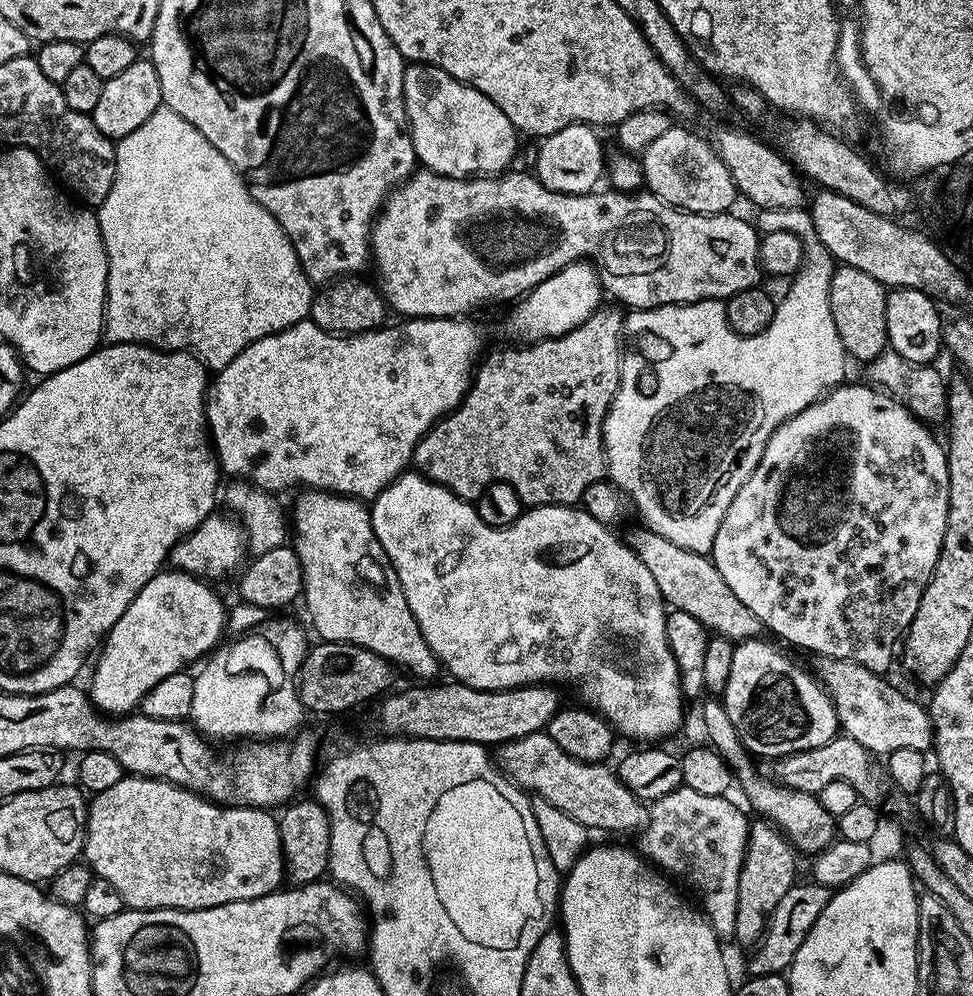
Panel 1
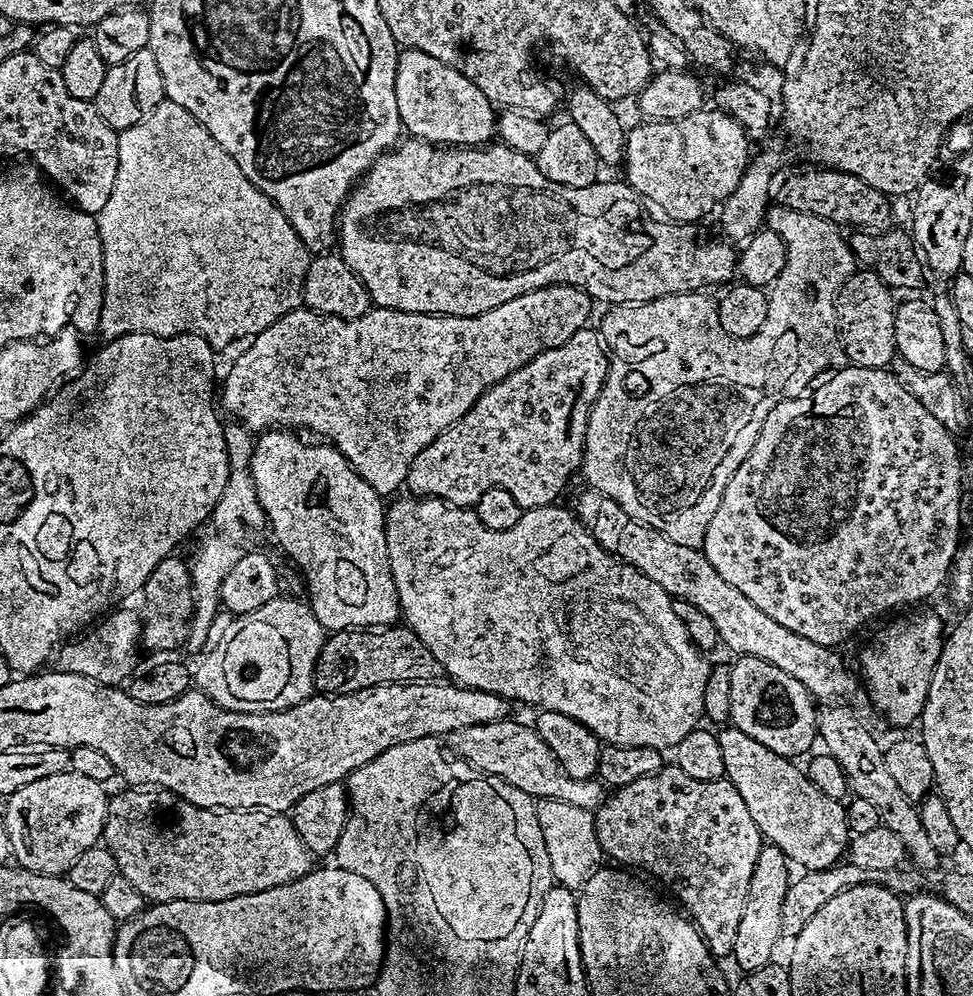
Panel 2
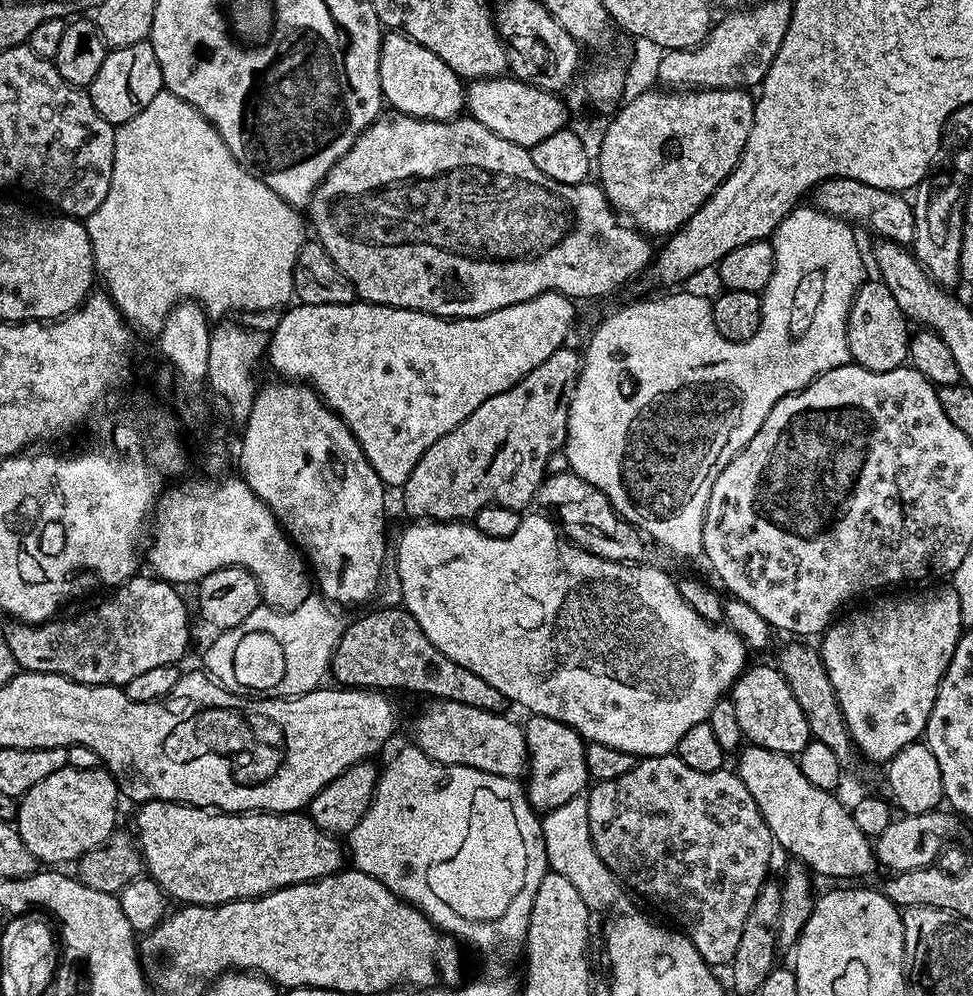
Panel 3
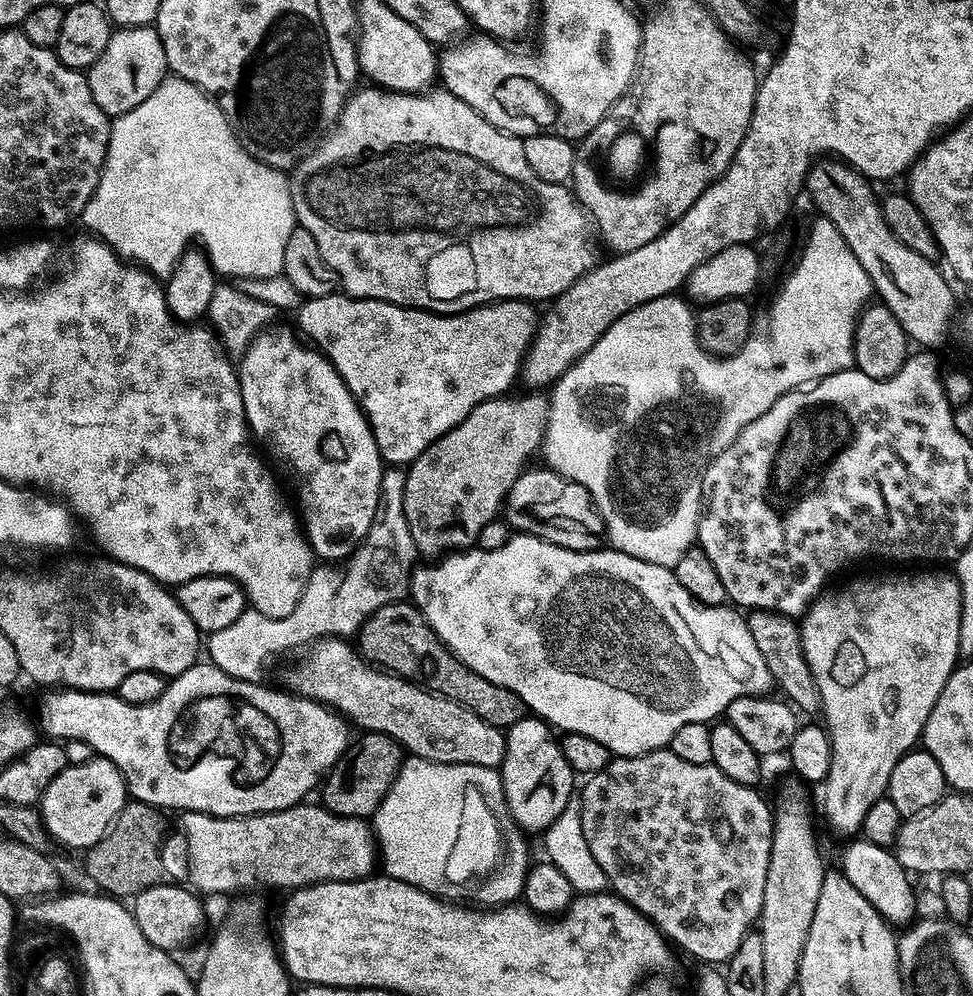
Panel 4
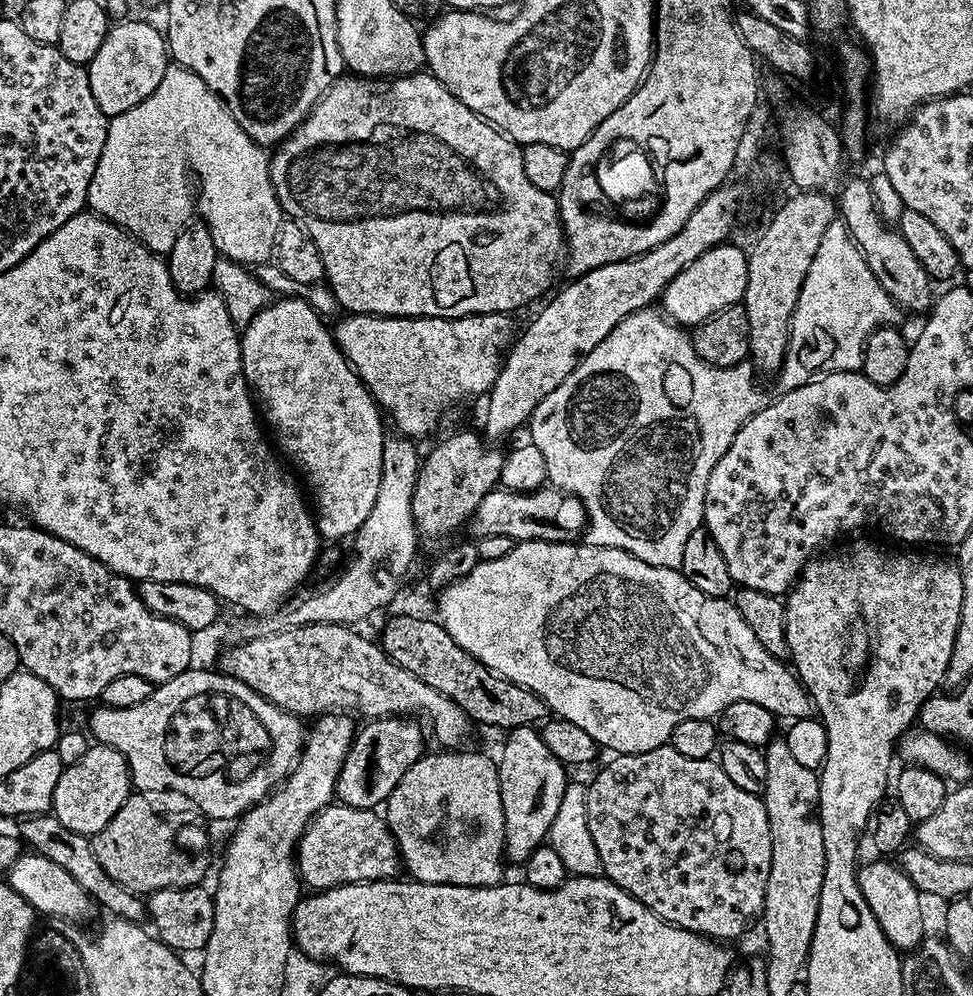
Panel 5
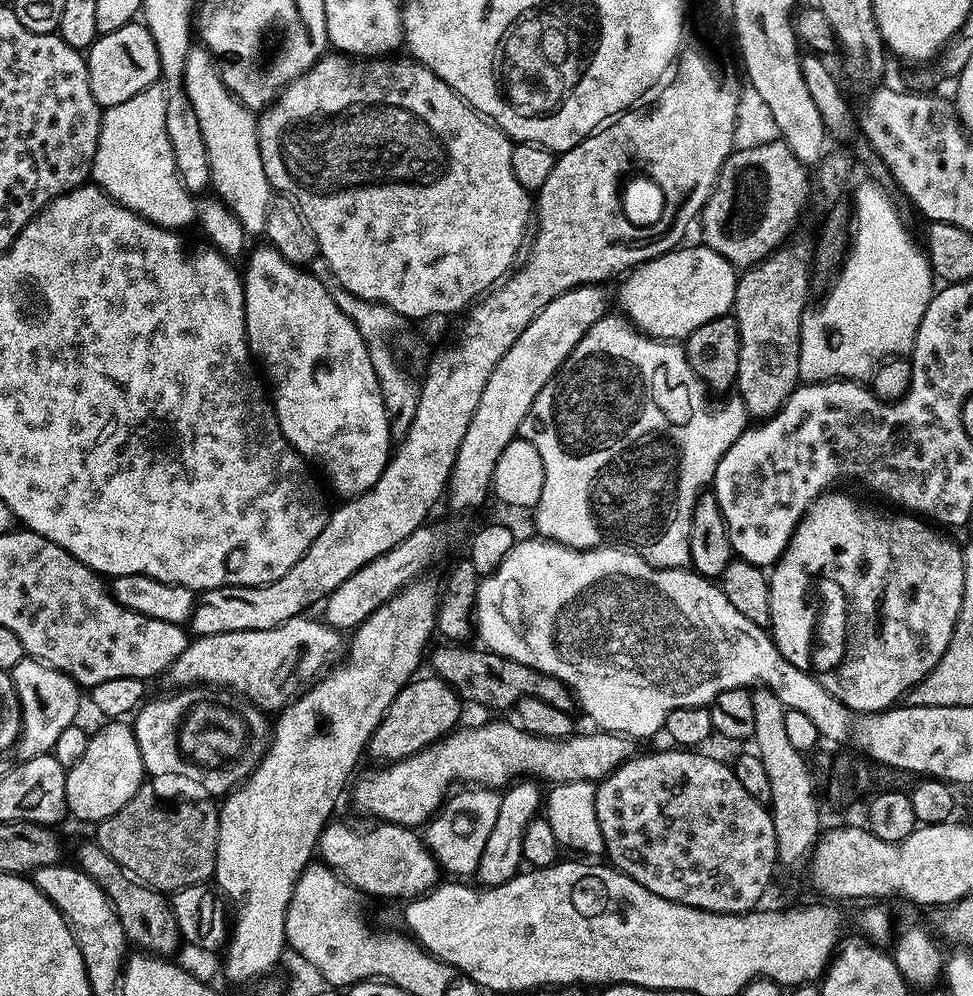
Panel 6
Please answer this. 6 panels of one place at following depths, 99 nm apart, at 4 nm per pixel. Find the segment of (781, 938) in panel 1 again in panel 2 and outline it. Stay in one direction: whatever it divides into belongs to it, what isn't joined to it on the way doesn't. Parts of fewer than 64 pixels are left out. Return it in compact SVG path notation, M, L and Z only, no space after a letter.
M847 862L835 864L833 868L826 870L805 871L797 880L795 877L788 885L786 902L782 902L782 926L789 937L795 938L802 930L802 926L806 926L806 922L810 922L810 918L814 918L814 914L818 914L818 910L826 906L826 902L830 902L830 898L859 884L877 884L904 898L923 893L925 891L924 876L923 871L912 866L890 870L866 870L862 866L854 866Z

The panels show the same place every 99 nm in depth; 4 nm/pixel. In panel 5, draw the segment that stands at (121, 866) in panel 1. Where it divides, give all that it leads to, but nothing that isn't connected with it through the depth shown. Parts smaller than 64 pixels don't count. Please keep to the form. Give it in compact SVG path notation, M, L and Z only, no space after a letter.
M333 802L323 808L308 823L299 844L296 845L296 866L298 875L309 889L323 890L336 888L340 884L361 884L367 880L391 880L401 871L402 859L396 840L388 829L387 819L379 811L371 808L355 808L349 804Z

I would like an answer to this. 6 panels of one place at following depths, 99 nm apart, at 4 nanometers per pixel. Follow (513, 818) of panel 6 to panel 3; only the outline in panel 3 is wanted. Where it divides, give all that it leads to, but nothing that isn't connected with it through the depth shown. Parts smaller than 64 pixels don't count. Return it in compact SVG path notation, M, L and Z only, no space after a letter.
M535 714L523 721L524 741L528 747L526 761L526 795L533 809L541 813L551 812L562 806L562 802L570 802L570 798L581 795L589 787L590 777L586 768L586 741L579 732L558 722L554 718L546 718Z

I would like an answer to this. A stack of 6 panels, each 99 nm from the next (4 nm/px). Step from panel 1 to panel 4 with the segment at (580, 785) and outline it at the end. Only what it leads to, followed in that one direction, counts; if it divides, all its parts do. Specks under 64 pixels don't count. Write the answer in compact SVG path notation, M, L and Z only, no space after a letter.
M344 638L321 639L309 656L302 657L289 670L287 687L293 693L335 710L364 732L386 734L418 758L494 769L504 763L506 736L501 729L458 702L437 696L391 670L373 666L348 643Z

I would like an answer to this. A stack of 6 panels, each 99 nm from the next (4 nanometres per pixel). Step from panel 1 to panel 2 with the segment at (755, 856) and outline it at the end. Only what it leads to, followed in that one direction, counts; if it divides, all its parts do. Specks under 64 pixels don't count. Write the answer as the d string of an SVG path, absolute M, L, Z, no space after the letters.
M765 843L758 854L758 862L754 862L754 874L750 877L750 890L746 894L746 907L742 910L742 918L738 921L738 934L734 934L734 950L731 959L747 974L754 970L762 970L762 966L773 963L776 947L780 944L780 936L785 935L782 926L782 902L786 902L786 890L790 883L790 861L770 843Z

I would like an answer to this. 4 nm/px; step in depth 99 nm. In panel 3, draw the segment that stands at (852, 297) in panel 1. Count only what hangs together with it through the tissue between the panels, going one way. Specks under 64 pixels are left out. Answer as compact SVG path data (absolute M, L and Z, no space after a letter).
M879 278L865 279L848 311L848 354L851 363L871 372L889 372L895 368L905 367L909 363L908 341L910 339L910 321L904 315L902 306L894 302L894 294L890 294L890 286L886 286Z

